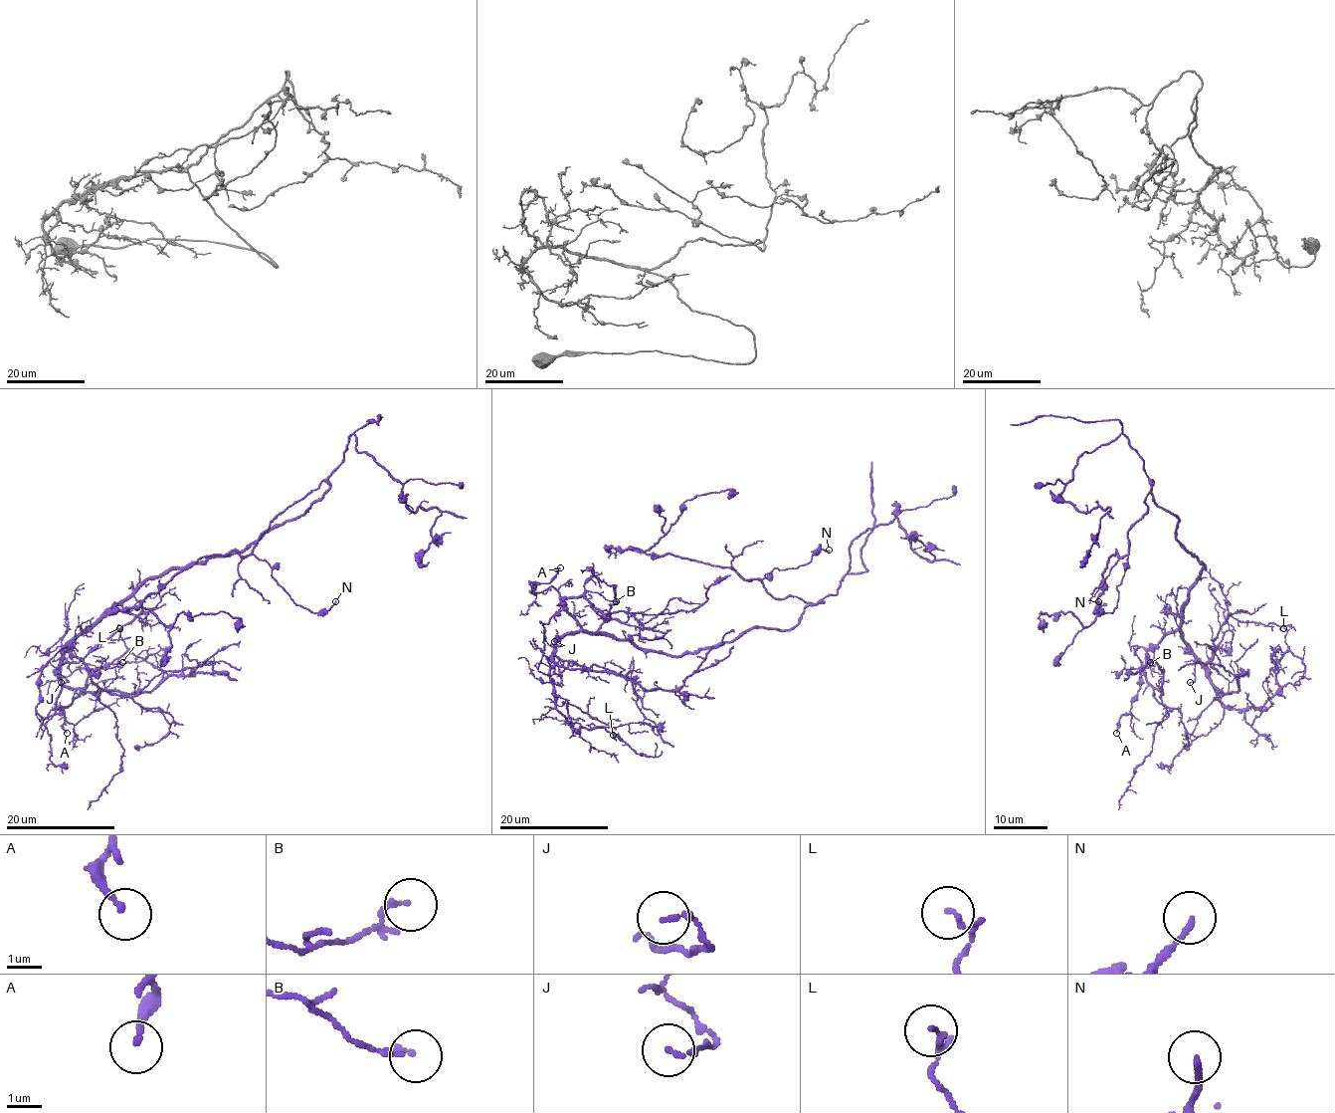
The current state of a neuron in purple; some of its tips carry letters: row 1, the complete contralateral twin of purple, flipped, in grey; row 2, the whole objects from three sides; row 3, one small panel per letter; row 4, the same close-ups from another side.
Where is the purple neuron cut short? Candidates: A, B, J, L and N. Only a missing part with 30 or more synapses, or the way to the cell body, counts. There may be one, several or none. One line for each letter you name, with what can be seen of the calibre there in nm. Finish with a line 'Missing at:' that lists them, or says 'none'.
Missing at: none

